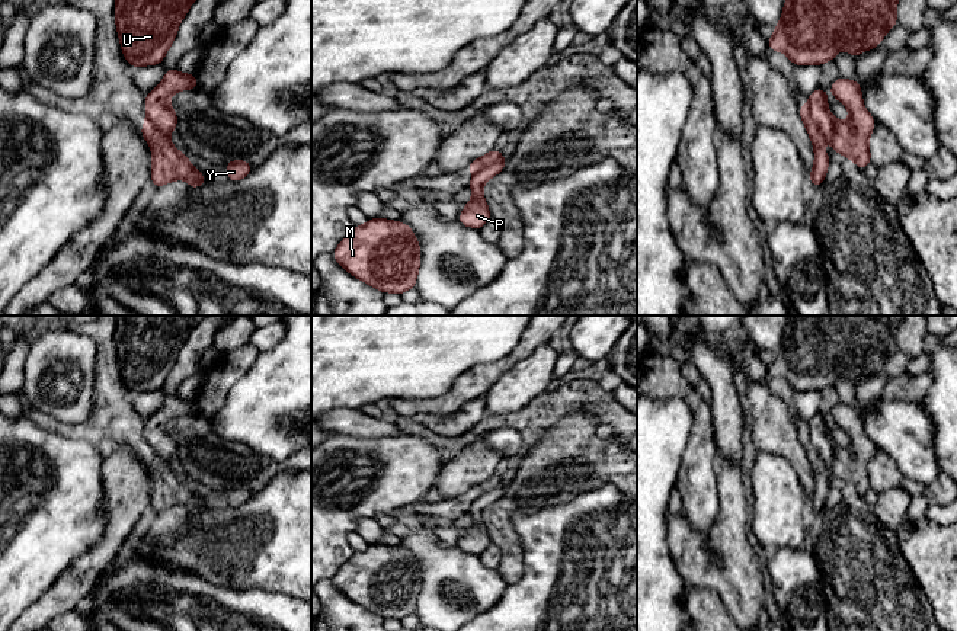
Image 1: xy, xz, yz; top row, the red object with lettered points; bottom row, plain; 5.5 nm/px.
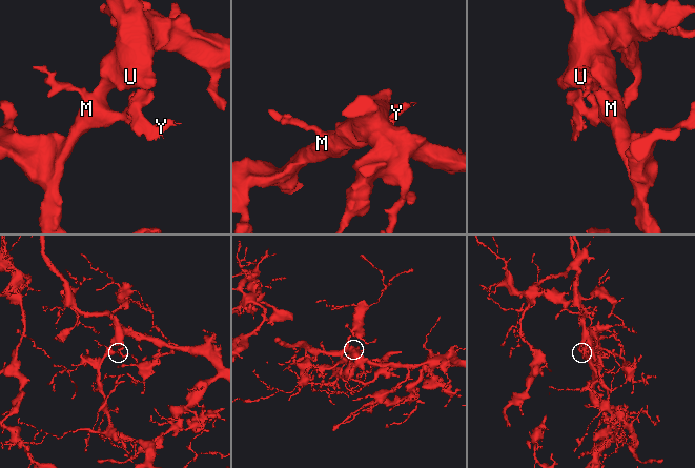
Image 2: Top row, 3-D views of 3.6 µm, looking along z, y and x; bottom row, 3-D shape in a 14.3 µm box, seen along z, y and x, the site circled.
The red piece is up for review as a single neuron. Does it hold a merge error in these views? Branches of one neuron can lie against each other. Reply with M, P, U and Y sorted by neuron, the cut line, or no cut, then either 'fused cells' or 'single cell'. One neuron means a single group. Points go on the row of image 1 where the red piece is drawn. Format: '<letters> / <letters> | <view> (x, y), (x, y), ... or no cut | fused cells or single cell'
M P U / Y | yz (807, 106), (818, 130), (826, 138) | fused cells

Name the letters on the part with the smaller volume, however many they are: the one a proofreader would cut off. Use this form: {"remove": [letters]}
{"remove": ["Y"]}

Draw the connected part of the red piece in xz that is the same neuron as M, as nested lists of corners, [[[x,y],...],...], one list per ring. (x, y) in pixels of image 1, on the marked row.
[[[369,218],[332,253],[352,276],[383,294],[413,289],[420,266],[420,246],[413,230],[393,220]]]

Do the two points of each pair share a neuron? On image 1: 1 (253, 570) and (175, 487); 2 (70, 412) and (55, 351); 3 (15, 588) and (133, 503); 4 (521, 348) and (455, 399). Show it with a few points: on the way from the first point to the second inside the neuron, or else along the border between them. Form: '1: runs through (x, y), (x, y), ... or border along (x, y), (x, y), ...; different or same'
1: border along (207, 506), (194, 513), (182, 505), (166, 511); different
2: runs through (85, 393), (86, 367), (74, 355); same
3: border along (103, 490), (105, 532), (86, 553); different
4: runs through (505, 364), (471, 384); same

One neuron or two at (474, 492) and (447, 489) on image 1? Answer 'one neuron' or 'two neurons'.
two neurons

